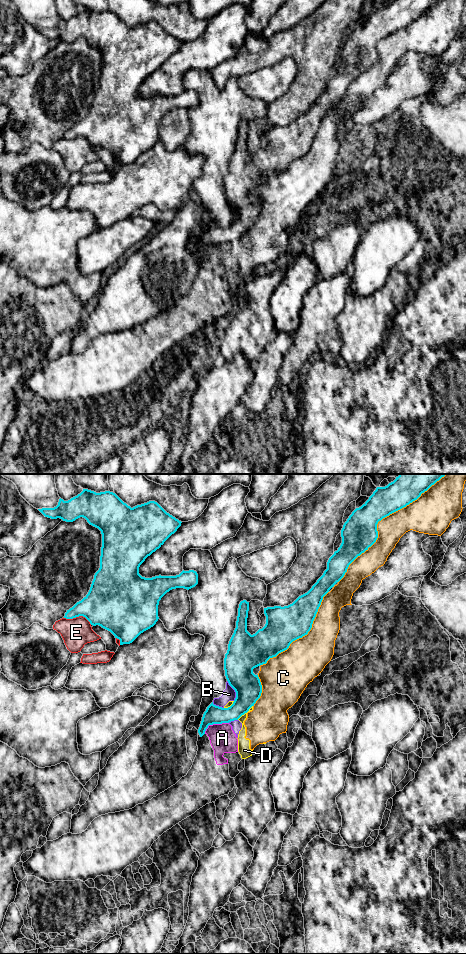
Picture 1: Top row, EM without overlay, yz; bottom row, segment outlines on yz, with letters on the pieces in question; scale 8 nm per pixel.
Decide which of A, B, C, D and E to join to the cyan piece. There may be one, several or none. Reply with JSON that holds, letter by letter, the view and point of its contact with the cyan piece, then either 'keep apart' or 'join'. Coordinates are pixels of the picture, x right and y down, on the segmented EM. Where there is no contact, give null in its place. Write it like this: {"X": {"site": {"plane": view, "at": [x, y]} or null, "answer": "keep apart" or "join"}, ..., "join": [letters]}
{"A": {"site": {"plane": "yz", "at": [214, 723]}, "answer": "keep apart"}, "B": {"site": {"plane": "yz", "at": [234, 689]}, "answer": "keep apart"}, "C": {"site": {"plane": "yz", "at": [381, 519]}, "answer": "keep apart"}, "D": {"site": {"plane": "yz", "at": [245, 712]}, "answer": "keep apart"}, "E": {"site": {"plane": "yz", "at": [78, 616]}, "answer": "keep apart"}, "join": []}

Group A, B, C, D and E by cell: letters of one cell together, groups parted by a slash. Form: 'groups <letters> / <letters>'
groups A B C D / E

